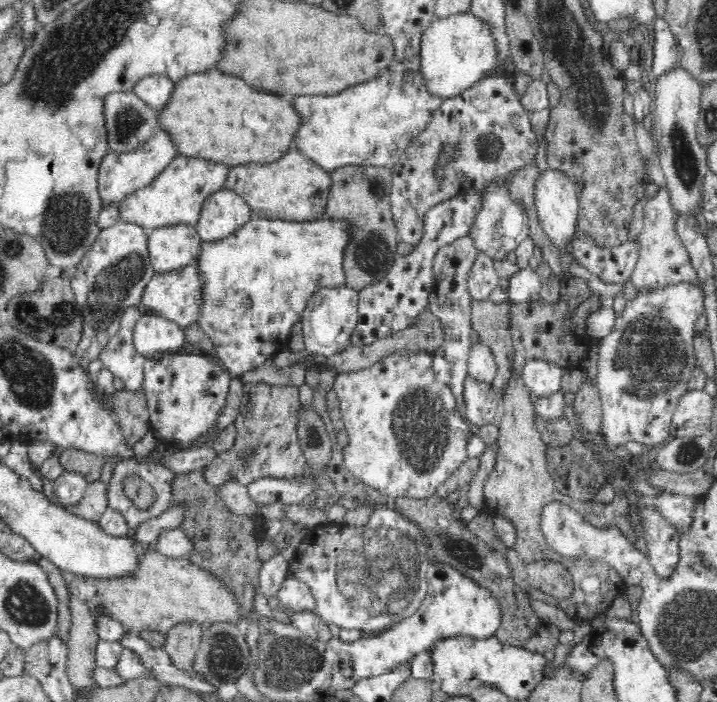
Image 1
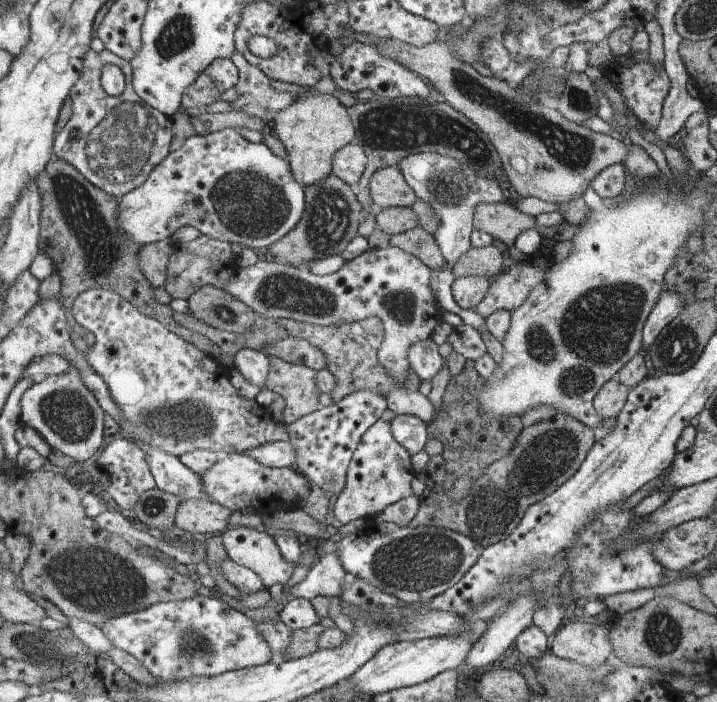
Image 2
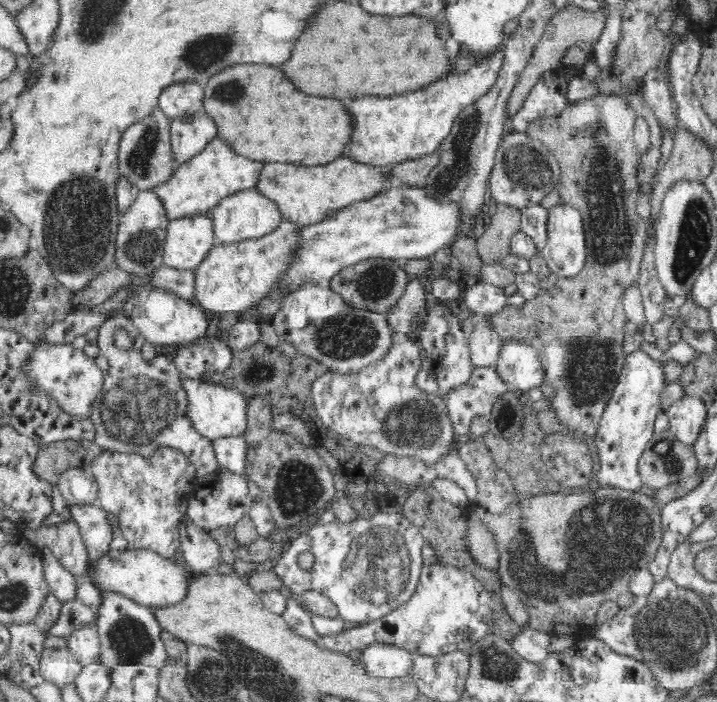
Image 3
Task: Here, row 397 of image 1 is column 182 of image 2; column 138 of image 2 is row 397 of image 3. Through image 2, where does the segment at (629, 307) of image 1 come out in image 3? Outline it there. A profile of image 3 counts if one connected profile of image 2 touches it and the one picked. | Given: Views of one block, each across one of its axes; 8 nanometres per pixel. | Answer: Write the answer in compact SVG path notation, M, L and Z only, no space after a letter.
M638 350L626 357L621 378L604 409L596 432L598 450L598 482L601 486L617 487L626 491L644 490L638 474L640 455L653 435L654 420L660 412L660 396L667 386L661 364L654 362L644 351Z

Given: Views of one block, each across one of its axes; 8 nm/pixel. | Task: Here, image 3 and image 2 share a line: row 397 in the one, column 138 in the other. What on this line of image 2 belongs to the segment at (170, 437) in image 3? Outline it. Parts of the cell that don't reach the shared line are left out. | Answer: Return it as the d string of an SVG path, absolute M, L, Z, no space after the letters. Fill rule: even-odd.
M105 48L97 53L94 50L85 54L84 73L81 80L73 86L70 98L72 100L73 112L67 128L56 136L54 152L58 158L65 158L67 162L76 166L95 186L108 192L118 199L125 198L127 192L131 192L148 181L153 170L157 168L172 152L173 119L163 114L159 109L145 102L134 88L134 70L132 61L115 54ZM105 64L113 64L122 69L125 74L125 89L121 95L110 96L101 88L101 68Z

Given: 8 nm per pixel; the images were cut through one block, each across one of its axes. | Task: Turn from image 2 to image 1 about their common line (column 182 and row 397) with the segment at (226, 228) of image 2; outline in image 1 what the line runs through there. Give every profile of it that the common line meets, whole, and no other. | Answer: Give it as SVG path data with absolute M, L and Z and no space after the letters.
M174 352L148 358L142 389L146 391L148 399L150 427L158 432L160 442L195 446L206 436L209 442L213 442L217 437L215 429L218 428L222 408L226 406L232 378L220 363L202 356Z

